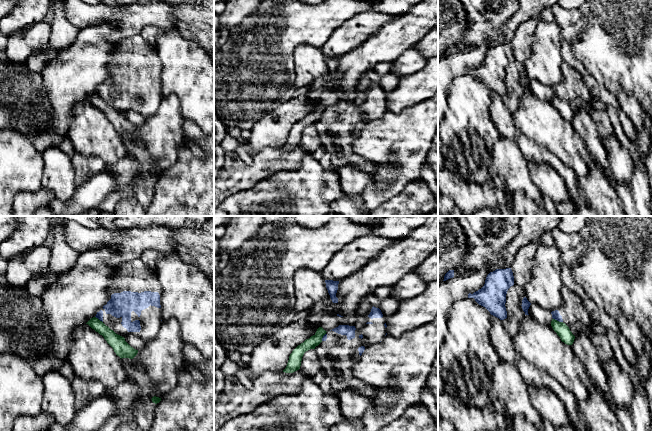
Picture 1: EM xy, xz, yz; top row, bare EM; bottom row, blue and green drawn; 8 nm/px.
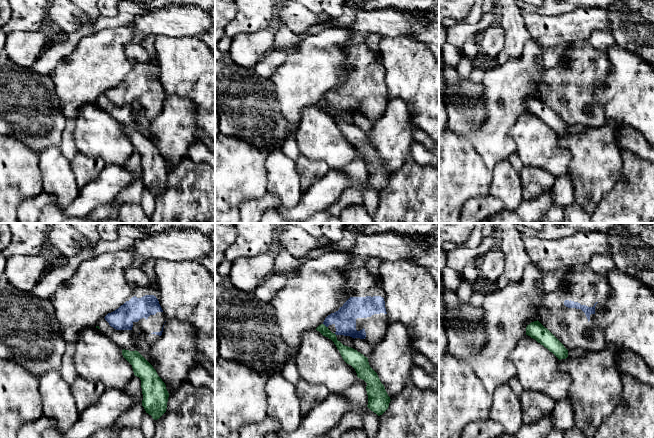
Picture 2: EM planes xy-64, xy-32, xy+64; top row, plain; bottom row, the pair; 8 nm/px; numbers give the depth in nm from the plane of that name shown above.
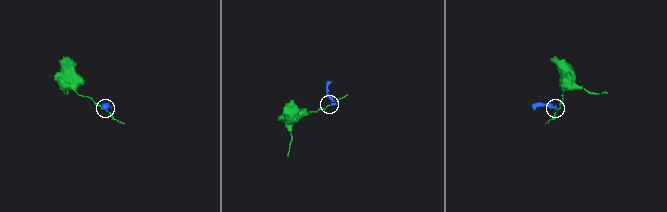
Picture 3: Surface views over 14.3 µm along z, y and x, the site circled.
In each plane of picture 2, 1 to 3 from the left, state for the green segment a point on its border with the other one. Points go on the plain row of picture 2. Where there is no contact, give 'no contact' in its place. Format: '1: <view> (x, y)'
1: no contact
2: xy-32 (325, 101)
3: no contact

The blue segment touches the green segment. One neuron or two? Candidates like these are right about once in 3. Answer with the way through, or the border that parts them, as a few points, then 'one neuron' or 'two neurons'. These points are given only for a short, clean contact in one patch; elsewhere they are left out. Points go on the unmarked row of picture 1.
along yz (553, 94), (562, 98) | two neurons

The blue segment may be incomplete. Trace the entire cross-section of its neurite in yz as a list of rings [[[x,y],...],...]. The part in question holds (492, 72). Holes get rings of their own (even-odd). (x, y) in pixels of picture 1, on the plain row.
[[[511,44],[496,45],[487,51],[484,62],[473,70],[469,69],[468,74],[474,74],[491,91],[504,96],[507,94],[506,70],[513,61],[514,52]]]

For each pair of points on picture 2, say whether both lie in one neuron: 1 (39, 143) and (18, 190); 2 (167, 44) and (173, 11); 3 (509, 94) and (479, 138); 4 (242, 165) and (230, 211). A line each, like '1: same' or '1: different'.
1: different
2: different
3: same
4: same

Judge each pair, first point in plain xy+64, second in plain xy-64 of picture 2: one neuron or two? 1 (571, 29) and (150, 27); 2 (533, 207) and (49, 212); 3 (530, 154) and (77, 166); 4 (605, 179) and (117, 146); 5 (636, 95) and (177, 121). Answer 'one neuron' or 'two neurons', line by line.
1: one neuron
2: two neurons
3: two neurons
4: two neurons
5: two neurons

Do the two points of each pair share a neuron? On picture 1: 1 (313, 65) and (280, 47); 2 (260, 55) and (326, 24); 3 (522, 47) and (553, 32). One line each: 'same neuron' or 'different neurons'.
1: different neurons
2: same neuron
3: different neurons

